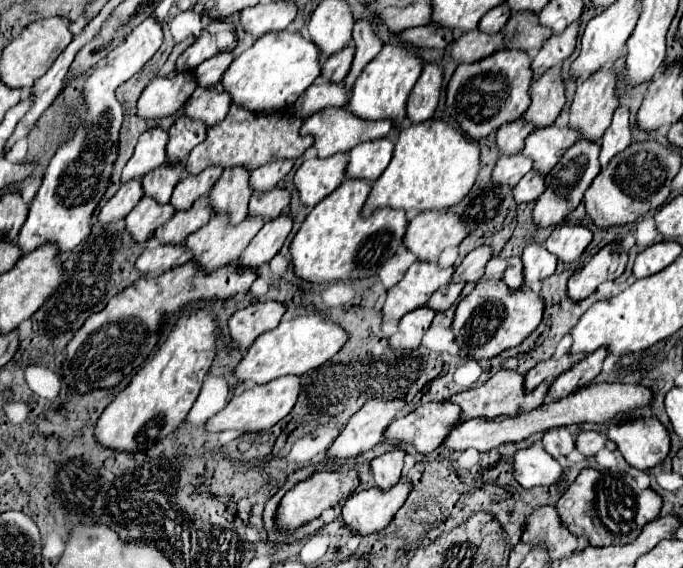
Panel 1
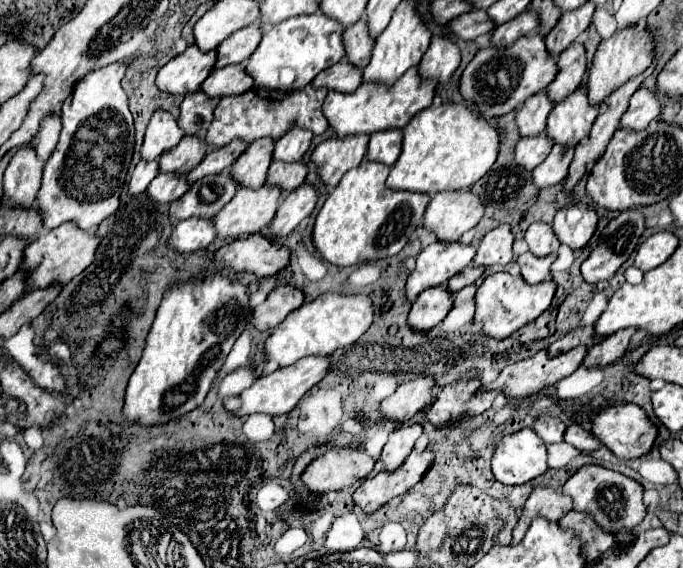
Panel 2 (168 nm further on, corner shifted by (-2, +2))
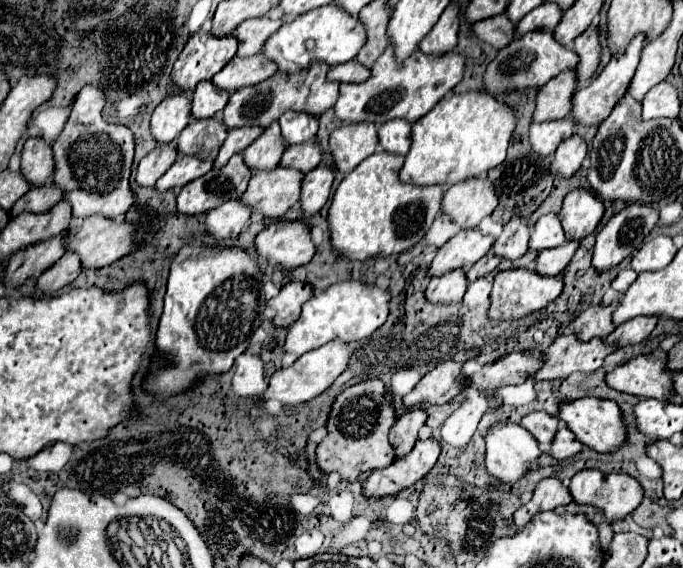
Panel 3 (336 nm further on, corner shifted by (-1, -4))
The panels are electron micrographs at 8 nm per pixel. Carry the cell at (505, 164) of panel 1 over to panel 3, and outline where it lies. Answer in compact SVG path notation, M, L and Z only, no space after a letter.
M564 117L564 119L554 119L554 121L546 121L546 123L532 123L530 127L530 143L532 149L540 155L550 155L556 151L556 147L560 145L560 141L566 137L570 137L574 133L574 125L576 121L572 117Z

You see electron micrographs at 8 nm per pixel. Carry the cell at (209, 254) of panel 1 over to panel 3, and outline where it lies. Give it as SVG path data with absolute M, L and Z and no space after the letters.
M280 165L272 171L256 171L242 201L258 209L264 217L278 219L298 201L302 193L302 177L304 173Z

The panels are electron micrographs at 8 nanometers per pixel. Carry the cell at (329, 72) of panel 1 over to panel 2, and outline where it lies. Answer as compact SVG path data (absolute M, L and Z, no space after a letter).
M359 19L353 27L345 29L343 45L345 45L345 57L343 59L347 59L351 65L363 69L369 63L373 41L367 33L365 19Z

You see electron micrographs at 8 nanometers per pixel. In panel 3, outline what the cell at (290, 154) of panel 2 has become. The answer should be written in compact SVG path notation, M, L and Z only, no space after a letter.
M286 111L278 121L282 127L282 137L286 145L314 141L314 135L318 131L318 117L310 117L310 113Z

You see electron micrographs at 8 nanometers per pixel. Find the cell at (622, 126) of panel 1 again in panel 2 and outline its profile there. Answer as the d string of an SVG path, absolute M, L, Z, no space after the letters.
M639 89L629 99L629 107L619 121L619 129L643 131L659 115L659 109L661 109L661 103L657 95L649 89Z

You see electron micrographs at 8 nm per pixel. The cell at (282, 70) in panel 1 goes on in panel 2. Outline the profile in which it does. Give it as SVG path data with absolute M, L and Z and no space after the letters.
M321 13L287 19L283 23L273 25L263 35L259 47L247 59L245 71L247 75L251 75L255 89L263 87L263 89L279 89L279 91L297 91L309 85L317 73L341 61L343 57L341 33L343 27Z

